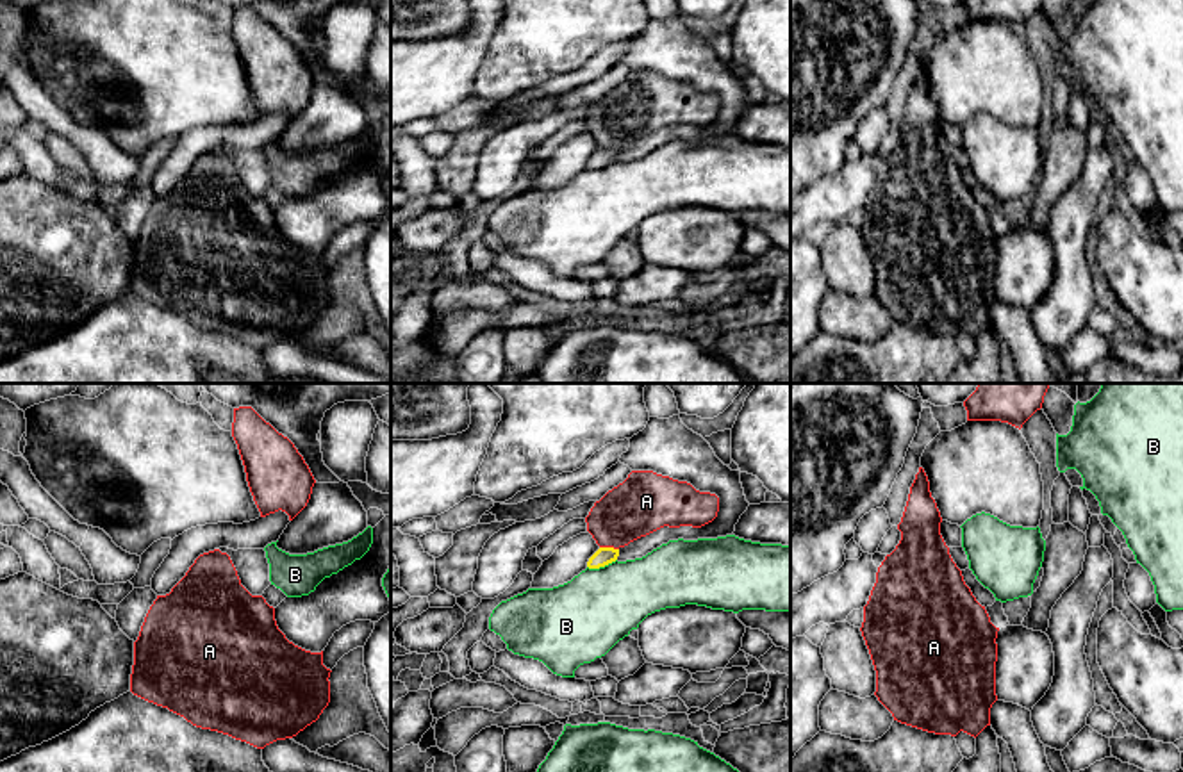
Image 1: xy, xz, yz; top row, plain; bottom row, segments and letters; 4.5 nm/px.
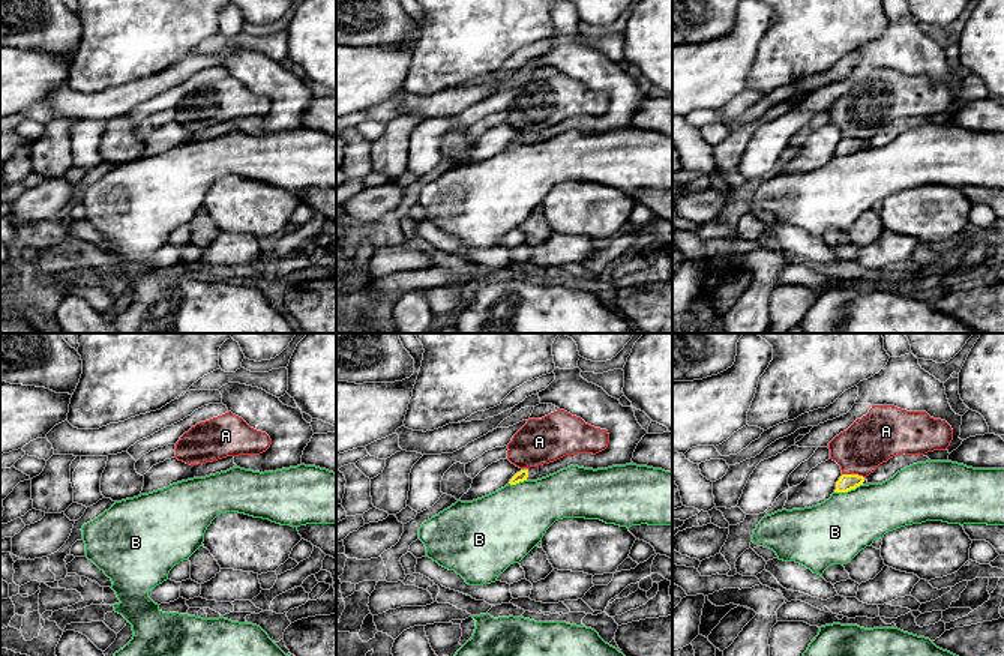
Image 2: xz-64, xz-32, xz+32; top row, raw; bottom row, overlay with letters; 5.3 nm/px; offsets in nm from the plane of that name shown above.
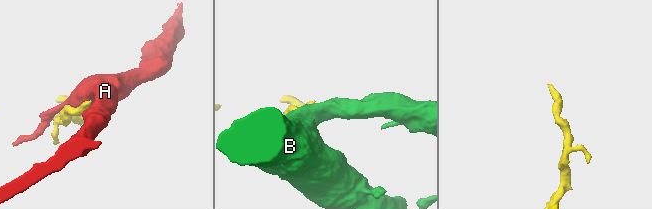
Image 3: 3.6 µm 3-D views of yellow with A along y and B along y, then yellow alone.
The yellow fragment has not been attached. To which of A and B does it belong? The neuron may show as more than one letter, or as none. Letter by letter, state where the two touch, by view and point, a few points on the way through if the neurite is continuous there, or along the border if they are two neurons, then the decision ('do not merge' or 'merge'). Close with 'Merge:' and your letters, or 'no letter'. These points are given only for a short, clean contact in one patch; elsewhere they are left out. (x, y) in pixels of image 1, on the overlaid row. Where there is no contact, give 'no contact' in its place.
A: contact xz (609, 548); do not merge
B: contact xz (602, 566); do not merge
Merge: no letter

